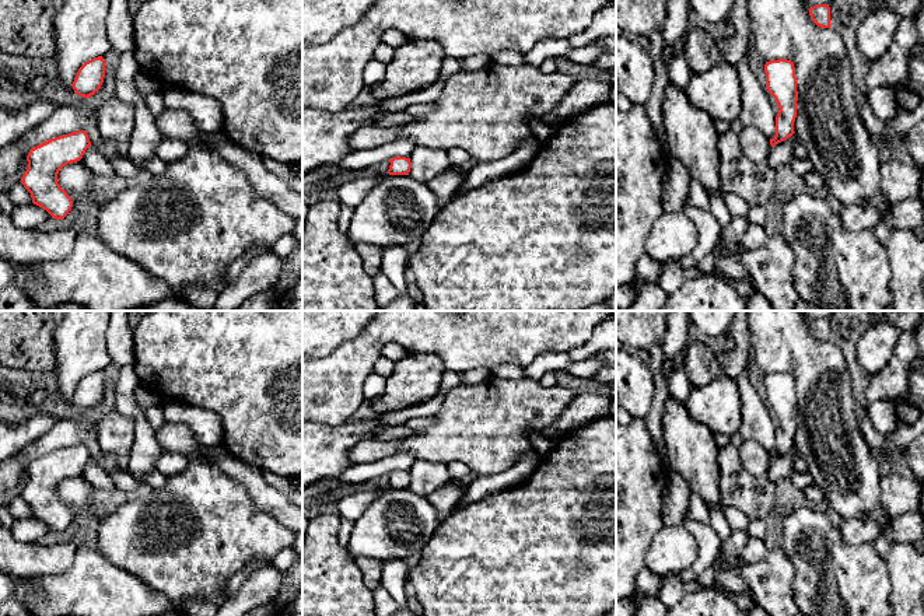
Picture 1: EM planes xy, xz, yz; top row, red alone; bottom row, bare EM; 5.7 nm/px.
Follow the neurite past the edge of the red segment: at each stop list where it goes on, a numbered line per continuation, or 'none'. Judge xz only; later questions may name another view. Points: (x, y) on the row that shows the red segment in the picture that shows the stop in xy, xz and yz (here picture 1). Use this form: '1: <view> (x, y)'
none

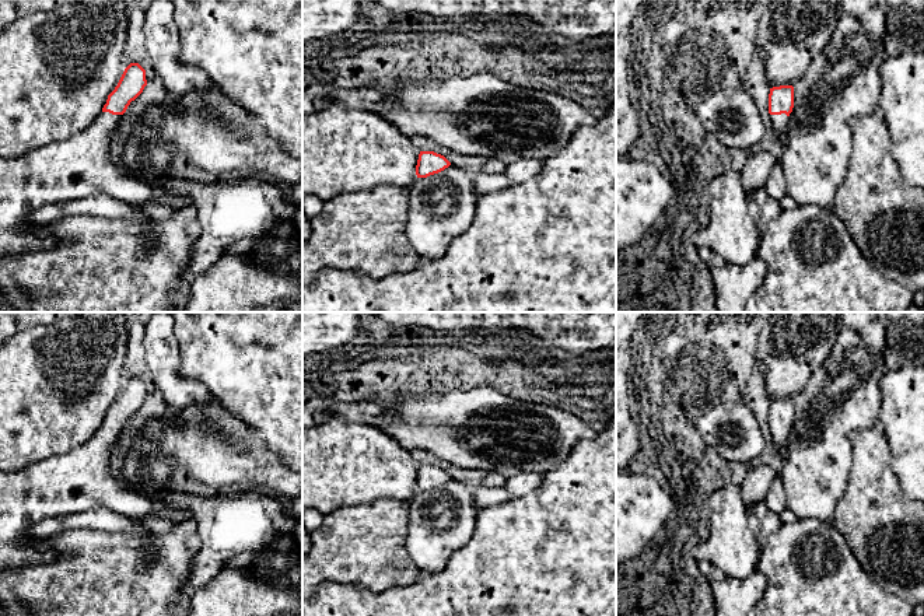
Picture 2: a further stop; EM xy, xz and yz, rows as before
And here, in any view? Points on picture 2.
1: xy (77, 167)

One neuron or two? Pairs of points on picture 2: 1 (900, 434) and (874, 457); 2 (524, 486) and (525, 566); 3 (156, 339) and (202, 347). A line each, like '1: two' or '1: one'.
1: two
2: two
3: two

